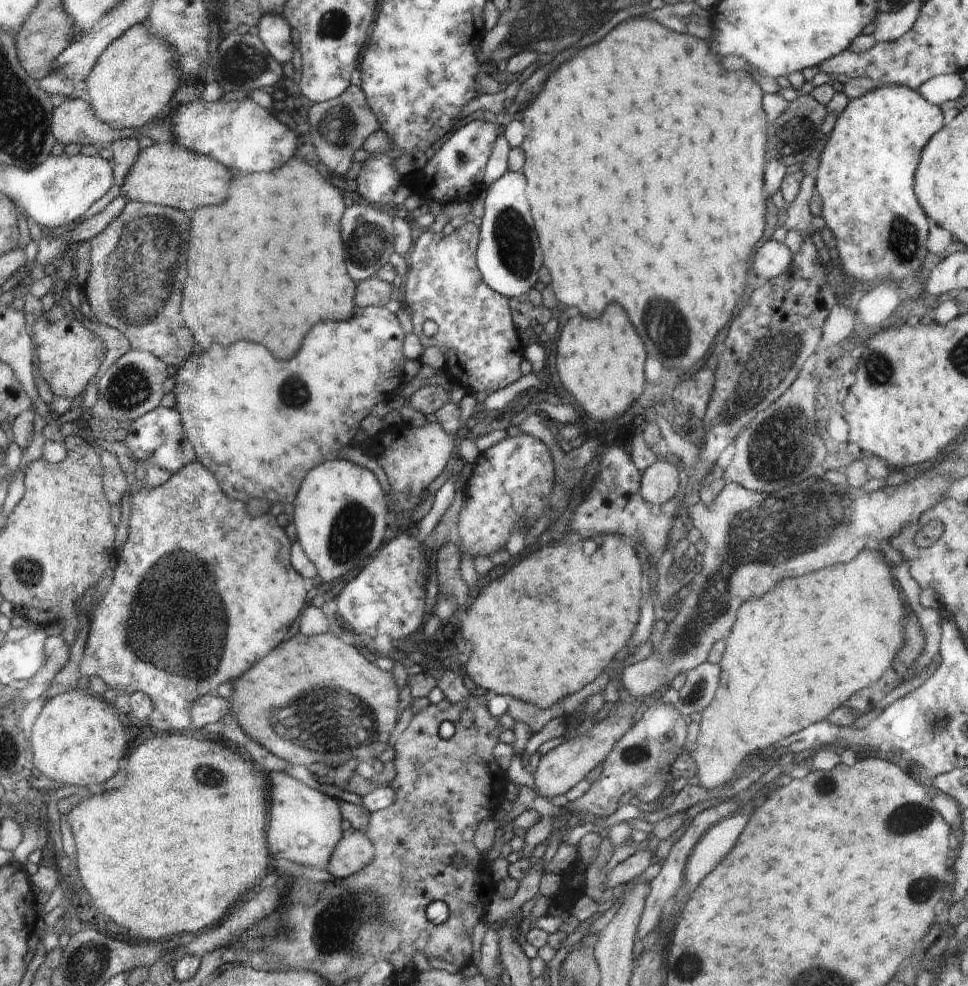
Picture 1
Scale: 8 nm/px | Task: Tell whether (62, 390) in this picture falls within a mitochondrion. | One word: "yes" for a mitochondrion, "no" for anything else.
no

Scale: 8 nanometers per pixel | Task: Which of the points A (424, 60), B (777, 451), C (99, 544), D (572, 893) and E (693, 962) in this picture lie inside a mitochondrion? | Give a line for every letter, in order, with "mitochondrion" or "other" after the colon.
A: other
B: mitochondrion
C: other
D: other
E: mitochondrion

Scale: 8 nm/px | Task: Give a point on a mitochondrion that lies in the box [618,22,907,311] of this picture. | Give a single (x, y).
(793, 138)

